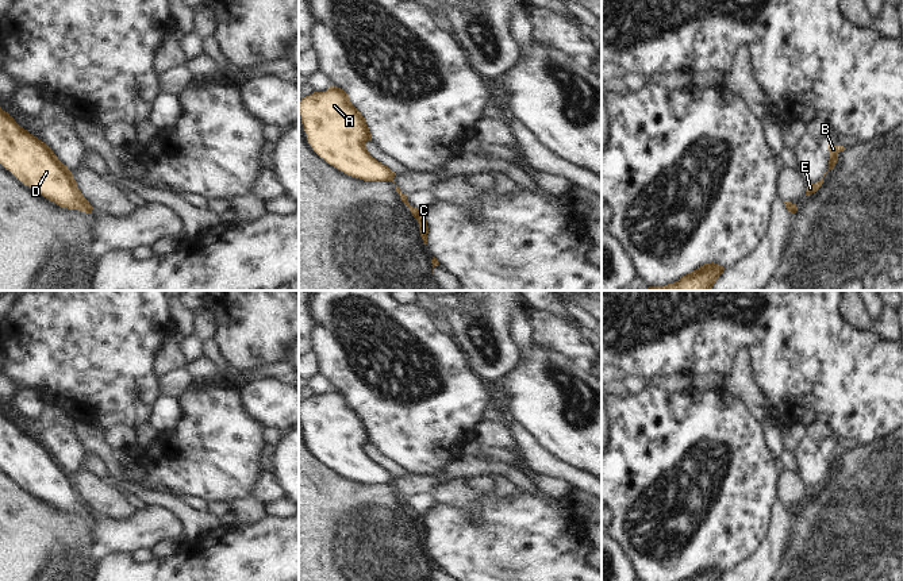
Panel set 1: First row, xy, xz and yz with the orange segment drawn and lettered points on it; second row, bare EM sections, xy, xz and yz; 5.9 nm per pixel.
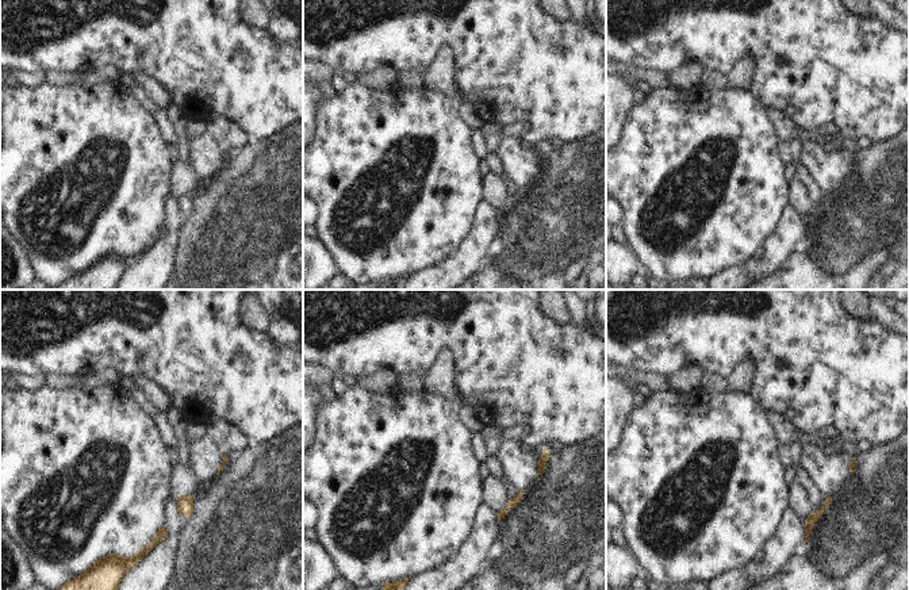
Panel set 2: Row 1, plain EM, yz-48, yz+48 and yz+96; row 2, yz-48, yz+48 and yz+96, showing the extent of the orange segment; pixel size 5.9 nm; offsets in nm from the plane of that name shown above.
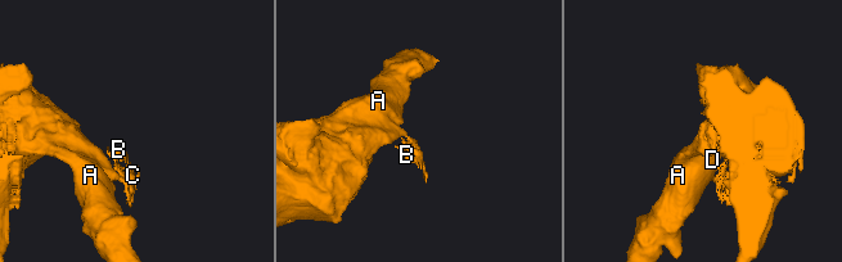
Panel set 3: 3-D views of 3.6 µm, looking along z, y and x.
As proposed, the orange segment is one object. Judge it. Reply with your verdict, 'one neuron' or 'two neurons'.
two neurons

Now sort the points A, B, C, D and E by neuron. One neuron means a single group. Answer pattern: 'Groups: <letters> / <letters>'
Groups: A D / B C E.

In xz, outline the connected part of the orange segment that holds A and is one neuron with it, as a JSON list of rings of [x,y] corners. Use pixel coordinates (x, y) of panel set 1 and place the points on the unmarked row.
[[[330,389],[326,395],[314,395],[301,401],[299,416],[307,436],[307,443],[314,454],[327,466],[347,478],[364,484],[392,484],[395,474],[370,458],[366,445],[372,443],[372,436],[365,420],[351,407],[349,397],[337,389]]]

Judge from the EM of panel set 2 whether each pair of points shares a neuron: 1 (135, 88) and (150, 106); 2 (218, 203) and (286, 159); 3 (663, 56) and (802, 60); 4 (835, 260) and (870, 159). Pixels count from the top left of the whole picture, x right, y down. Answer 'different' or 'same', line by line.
1: same
2: same
3: same
4: same

